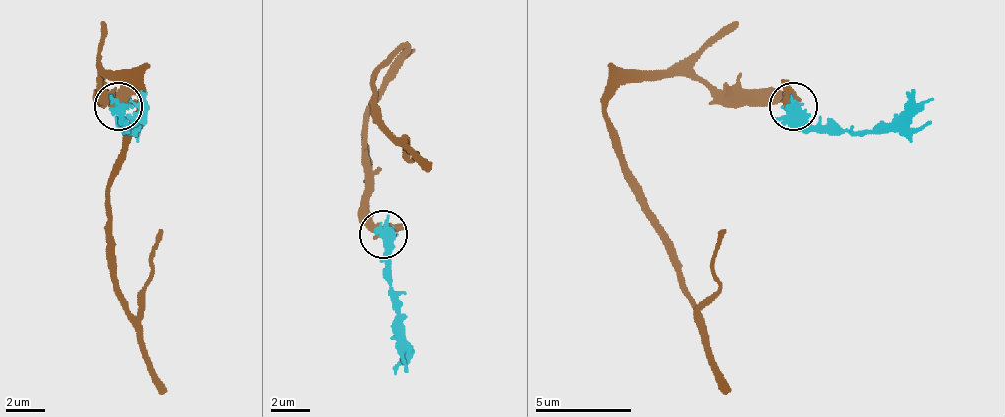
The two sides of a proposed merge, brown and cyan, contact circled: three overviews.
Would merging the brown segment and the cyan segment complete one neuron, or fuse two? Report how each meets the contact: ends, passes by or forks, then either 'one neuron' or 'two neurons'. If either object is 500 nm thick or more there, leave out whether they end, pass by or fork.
one neuron

